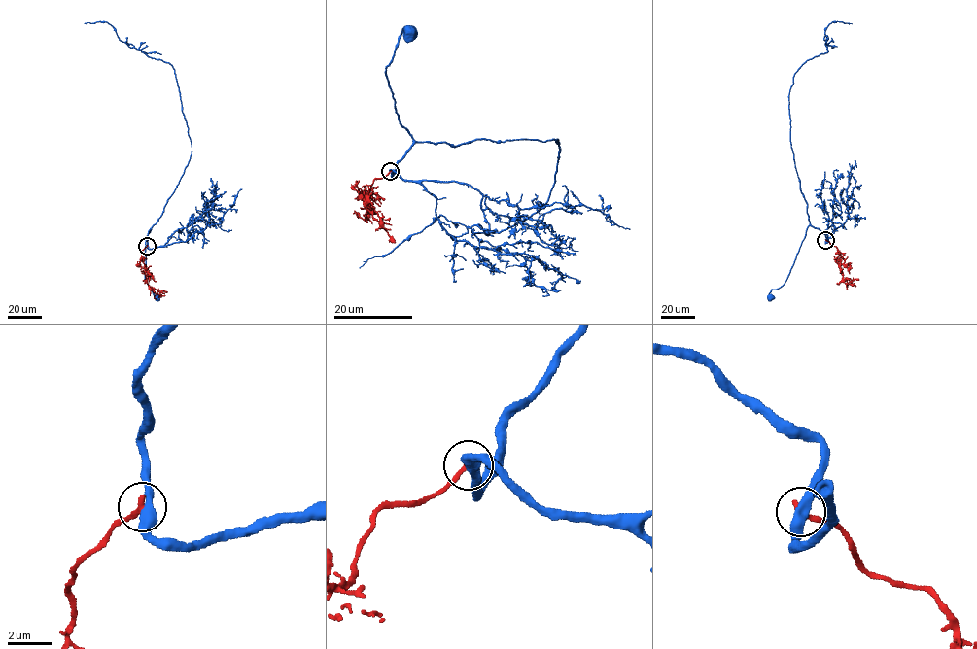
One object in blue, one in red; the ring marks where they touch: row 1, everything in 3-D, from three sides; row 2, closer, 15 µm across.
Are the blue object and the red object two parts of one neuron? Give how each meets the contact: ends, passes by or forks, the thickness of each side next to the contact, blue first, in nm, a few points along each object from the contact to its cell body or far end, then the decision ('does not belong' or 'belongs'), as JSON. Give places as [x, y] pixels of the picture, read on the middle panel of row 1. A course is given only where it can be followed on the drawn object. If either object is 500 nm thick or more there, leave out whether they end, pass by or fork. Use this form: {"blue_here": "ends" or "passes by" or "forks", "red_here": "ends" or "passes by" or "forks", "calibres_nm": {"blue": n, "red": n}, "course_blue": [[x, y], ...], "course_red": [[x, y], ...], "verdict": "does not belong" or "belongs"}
{"blue_here": "passes by", "red_here": "ends", "calibres_nm": {"blue": 440, "red": 280}, "course_blue": [[391, 172], [392, 176], [396, 162], [403, 157], [412, 140], [398, 118], [385, 69], [403, 28], [409, 33]], "course_red": [[391, 172], [373, 181], [370, 190], [365, 193], [366, 207], [367, 200], [362, 195], [366, 208], [395, 243]], "verdict": "does not belong"}

